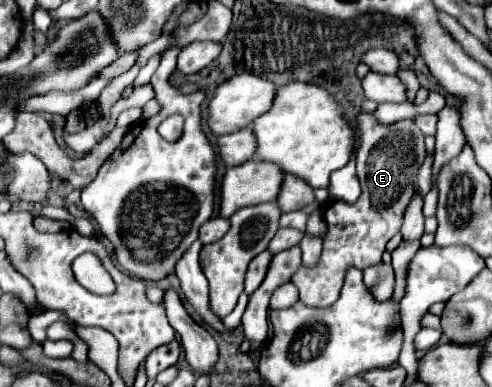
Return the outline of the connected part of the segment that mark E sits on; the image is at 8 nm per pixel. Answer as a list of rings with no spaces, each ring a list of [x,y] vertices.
[[[362,112],[358,116],[356,172],[362,184],[362,194],[354,204],[334,200],[326,208],[324,216],[328,222],[328,234],[324,238],[320,262],[314,268],[300,266],[292,276],[292,284],[300,290],[300,300],[306,306],[332,306],[340,296],[340,288],[348,268],[364,270],[366,266],[380,264],[388,240],[402,228],[402,214],[406,212],[406,206],[414,196],[416,176],[424,158],[424,134],[418,130],[414,120],[380,124],[374,114]]]

